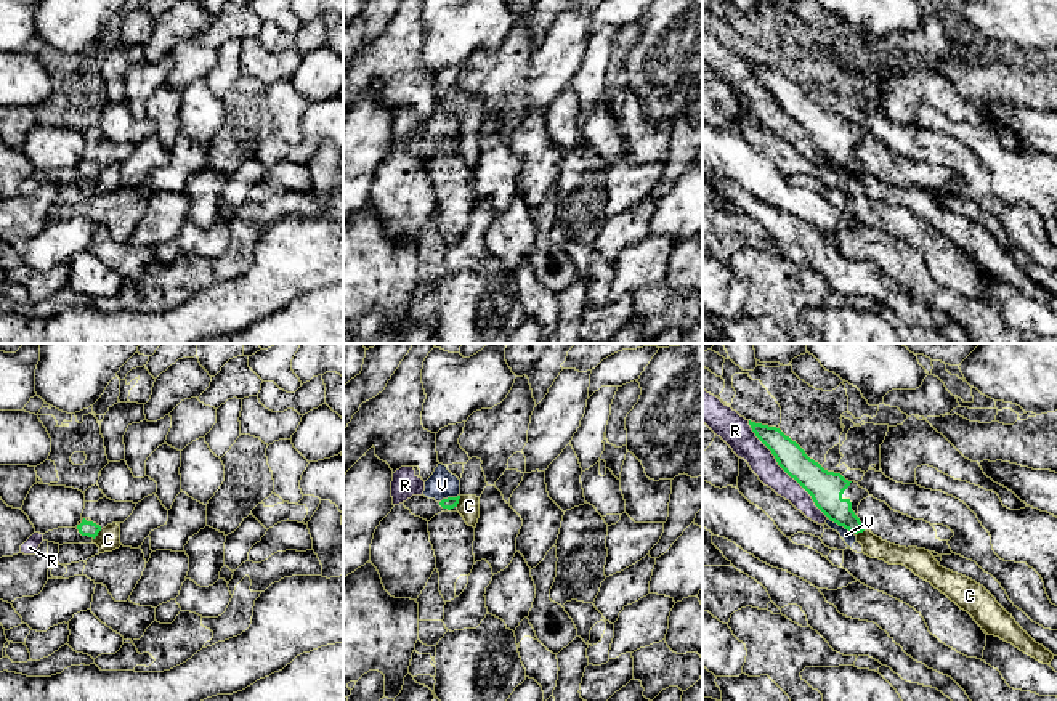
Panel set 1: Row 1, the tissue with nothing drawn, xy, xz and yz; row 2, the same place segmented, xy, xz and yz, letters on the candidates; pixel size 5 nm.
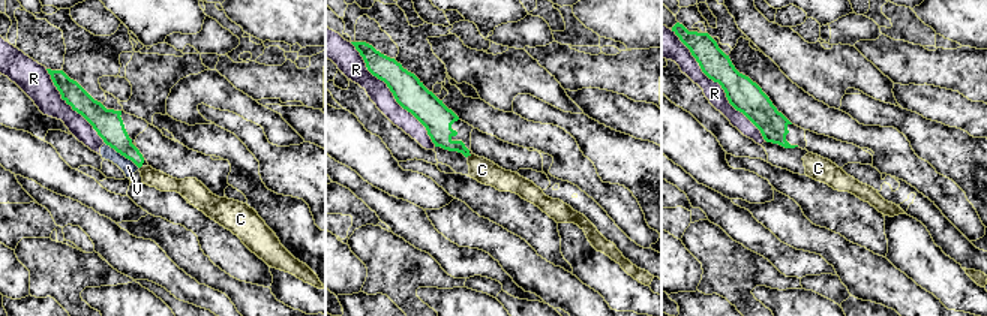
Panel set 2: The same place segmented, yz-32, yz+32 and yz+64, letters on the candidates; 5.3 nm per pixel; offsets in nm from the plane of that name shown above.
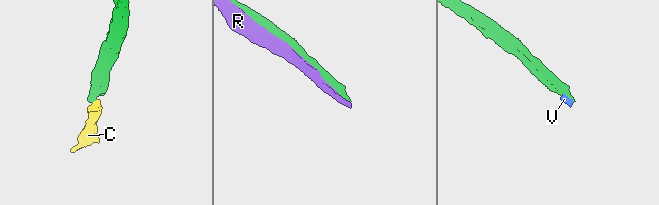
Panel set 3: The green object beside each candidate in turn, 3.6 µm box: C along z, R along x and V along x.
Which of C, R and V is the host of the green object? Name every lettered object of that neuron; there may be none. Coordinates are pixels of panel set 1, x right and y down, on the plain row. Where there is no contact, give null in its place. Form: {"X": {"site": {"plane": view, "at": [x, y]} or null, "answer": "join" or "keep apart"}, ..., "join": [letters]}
{"C": {"site": {"plane": "xz", "at": [457, 141]}, "answer": "keep apart"}, "R": {"site": {"plane": "yz", "at": [783, 109]}, "answer": "keep apart"}, "V": {"site": {"plane": "yz", "at": [842, 166]}, "answer": "keep apart"}, "join": []}

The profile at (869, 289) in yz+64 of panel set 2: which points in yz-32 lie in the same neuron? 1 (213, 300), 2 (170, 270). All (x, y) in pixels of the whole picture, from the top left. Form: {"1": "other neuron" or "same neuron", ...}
{"1": "other neuron", "2": "other neuron"}

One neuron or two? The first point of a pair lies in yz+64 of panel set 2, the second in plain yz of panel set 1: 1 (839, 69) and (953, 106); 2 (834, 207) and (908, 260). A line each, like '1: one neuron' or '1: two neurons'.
1: one neuron
2: two neurons

